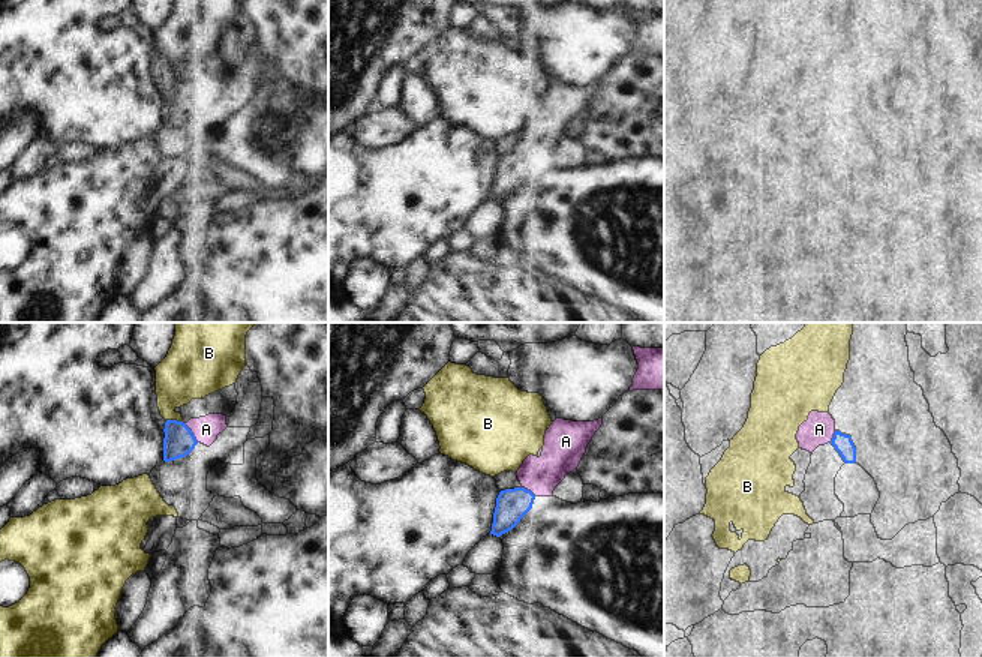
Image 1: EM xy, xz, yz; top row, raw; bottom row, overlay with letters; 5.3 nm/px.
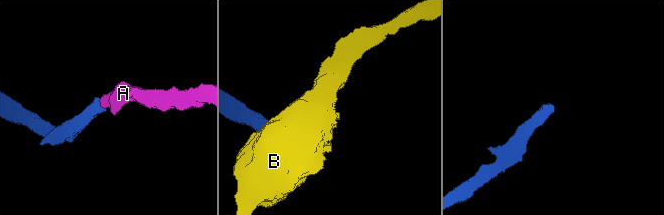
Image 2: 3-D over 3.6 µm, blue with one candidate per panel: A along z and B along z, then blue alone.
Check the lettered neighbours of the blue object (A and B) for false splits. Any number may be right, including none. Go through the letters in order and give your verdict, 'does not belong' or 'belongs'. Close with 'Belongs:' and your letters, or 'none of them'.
A: belongs
B: does not belong
Belongs: A

